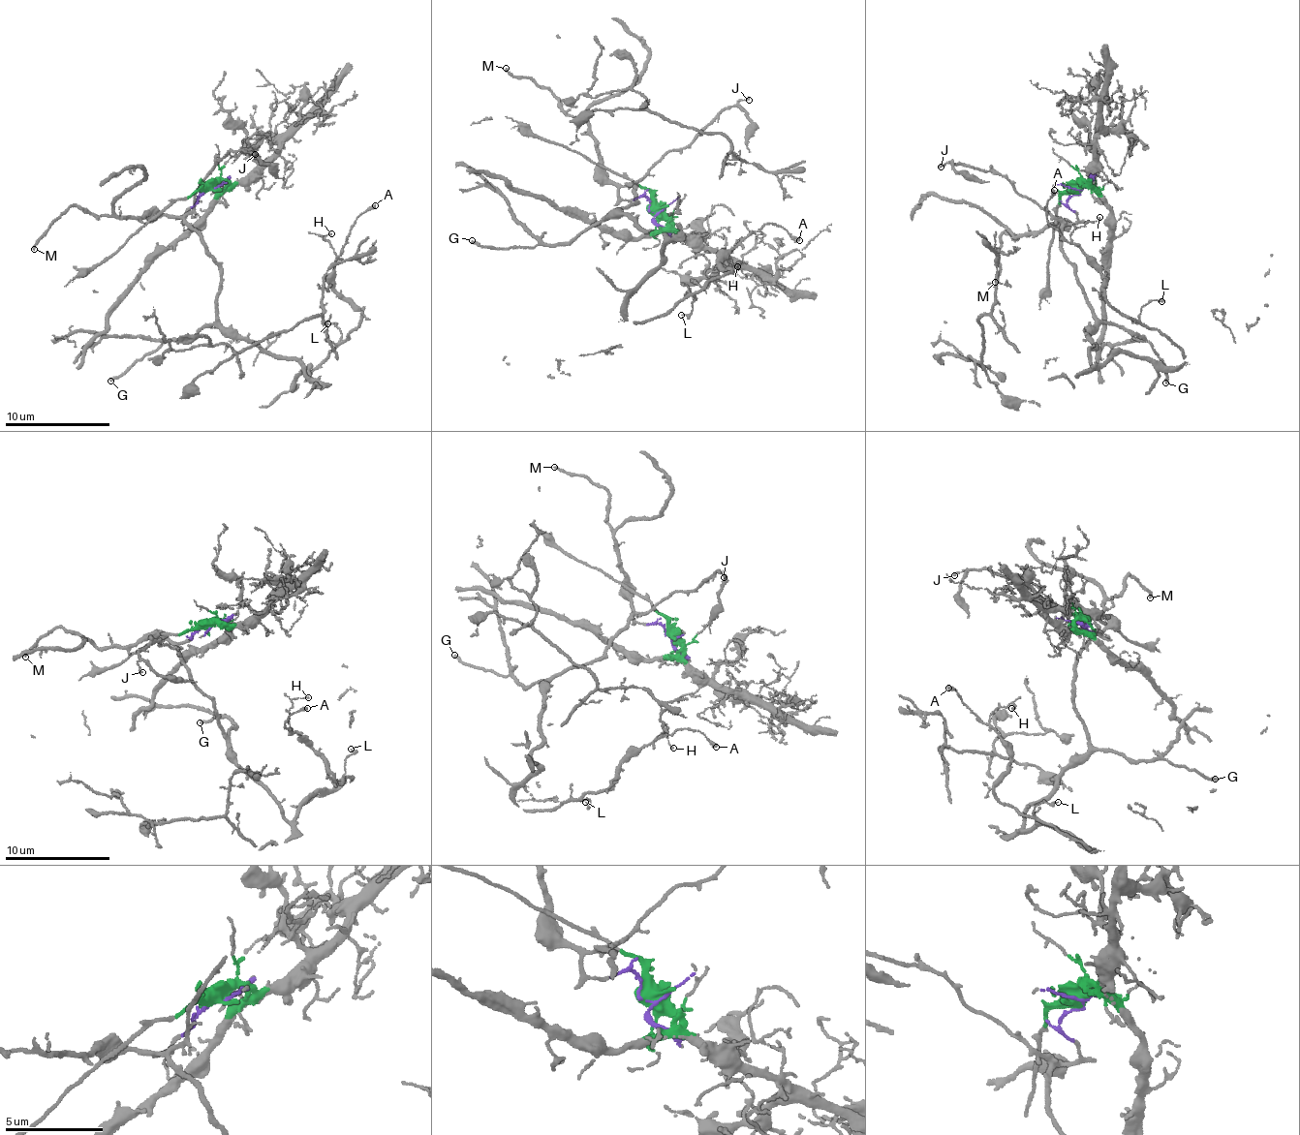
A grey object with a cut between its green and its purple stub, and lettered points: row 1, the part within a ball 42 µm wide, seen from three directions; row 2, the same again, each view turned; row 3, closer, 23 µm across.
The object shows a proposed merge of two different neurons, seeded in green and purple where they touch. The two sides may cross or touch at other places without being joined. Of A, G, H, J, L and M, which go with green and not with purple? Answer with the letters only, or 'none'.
none

